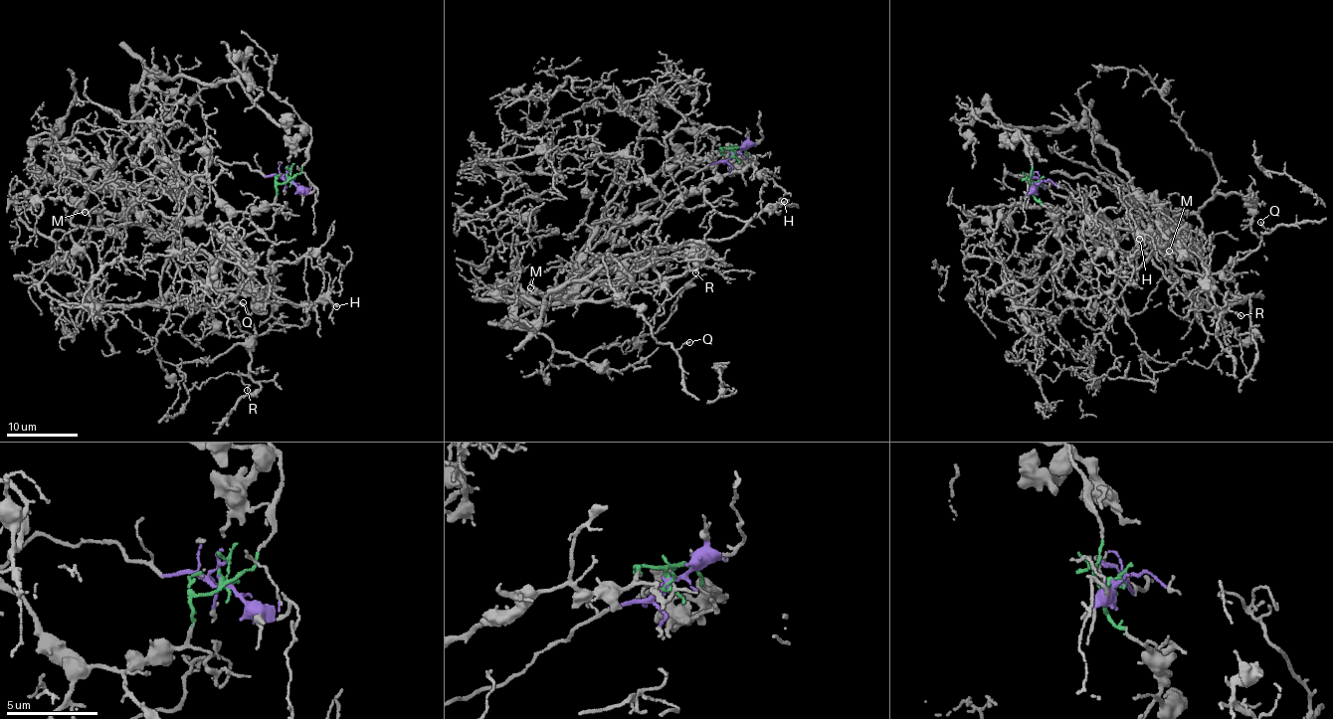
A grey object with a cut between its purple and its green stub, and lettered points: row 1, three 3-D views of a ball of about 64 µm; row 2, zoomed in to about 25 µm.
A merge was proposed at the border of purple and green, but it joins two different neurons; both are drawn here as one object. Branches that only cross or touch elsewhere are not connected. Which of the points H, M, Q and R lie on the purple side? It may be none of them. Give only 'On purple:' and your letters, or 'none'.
On purple: H, Q

